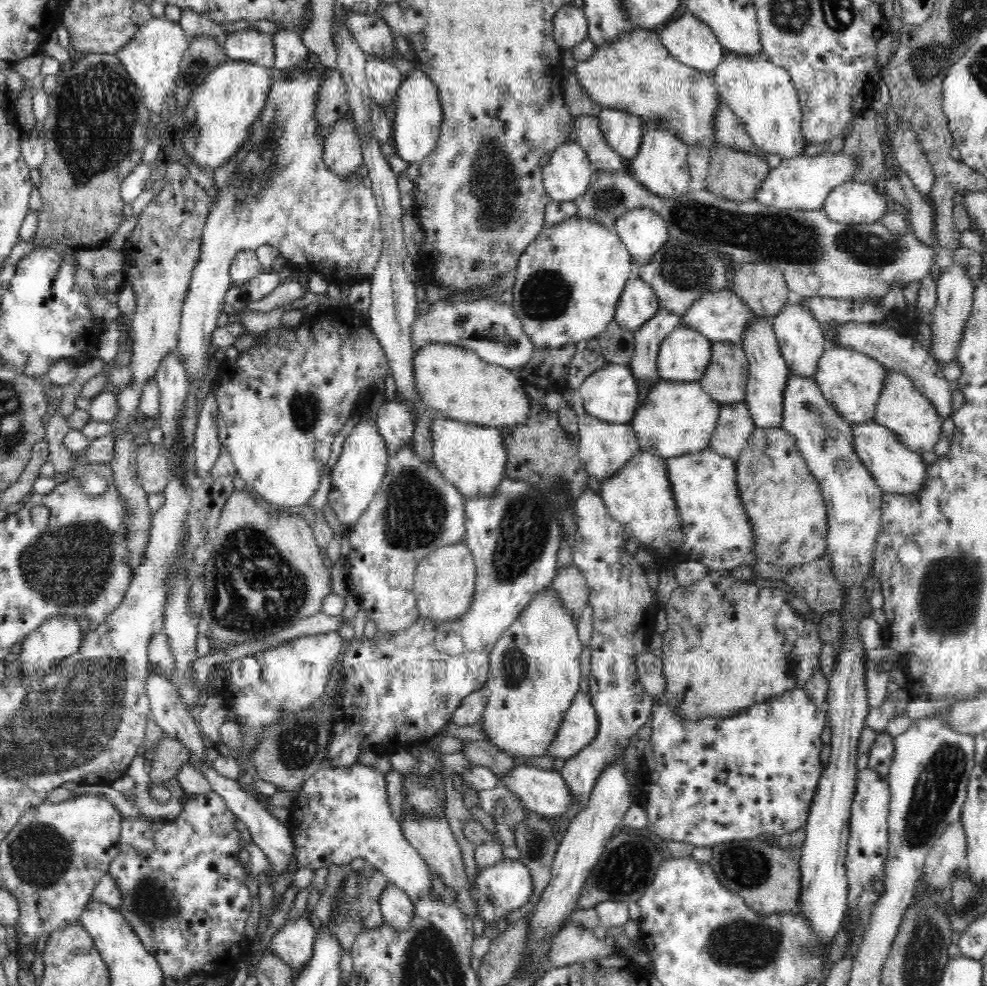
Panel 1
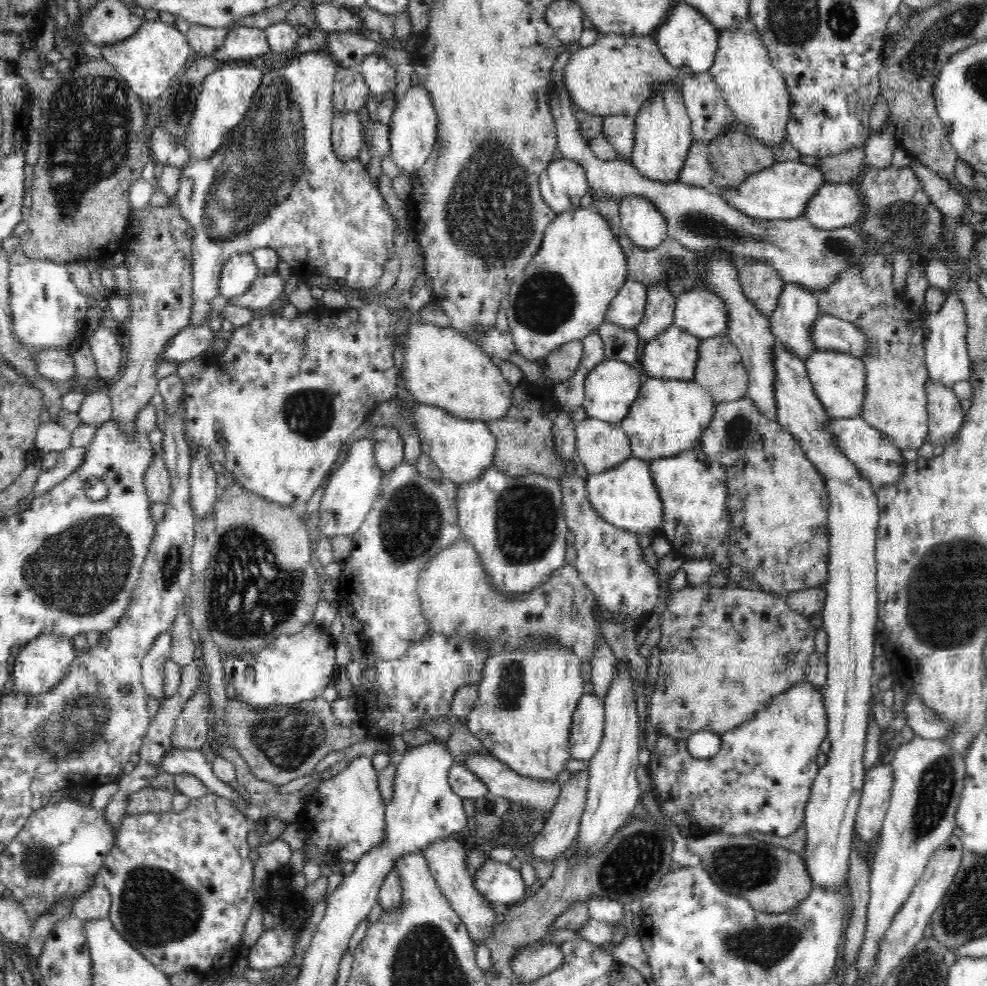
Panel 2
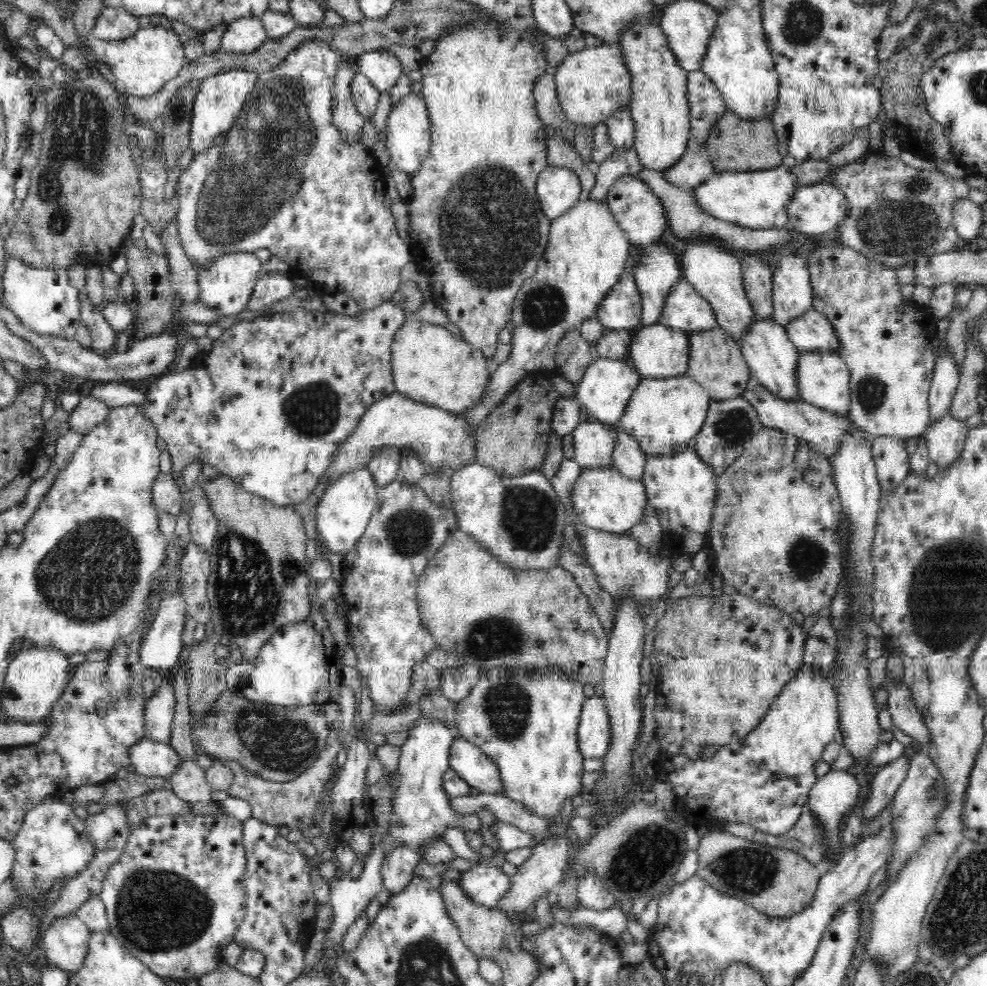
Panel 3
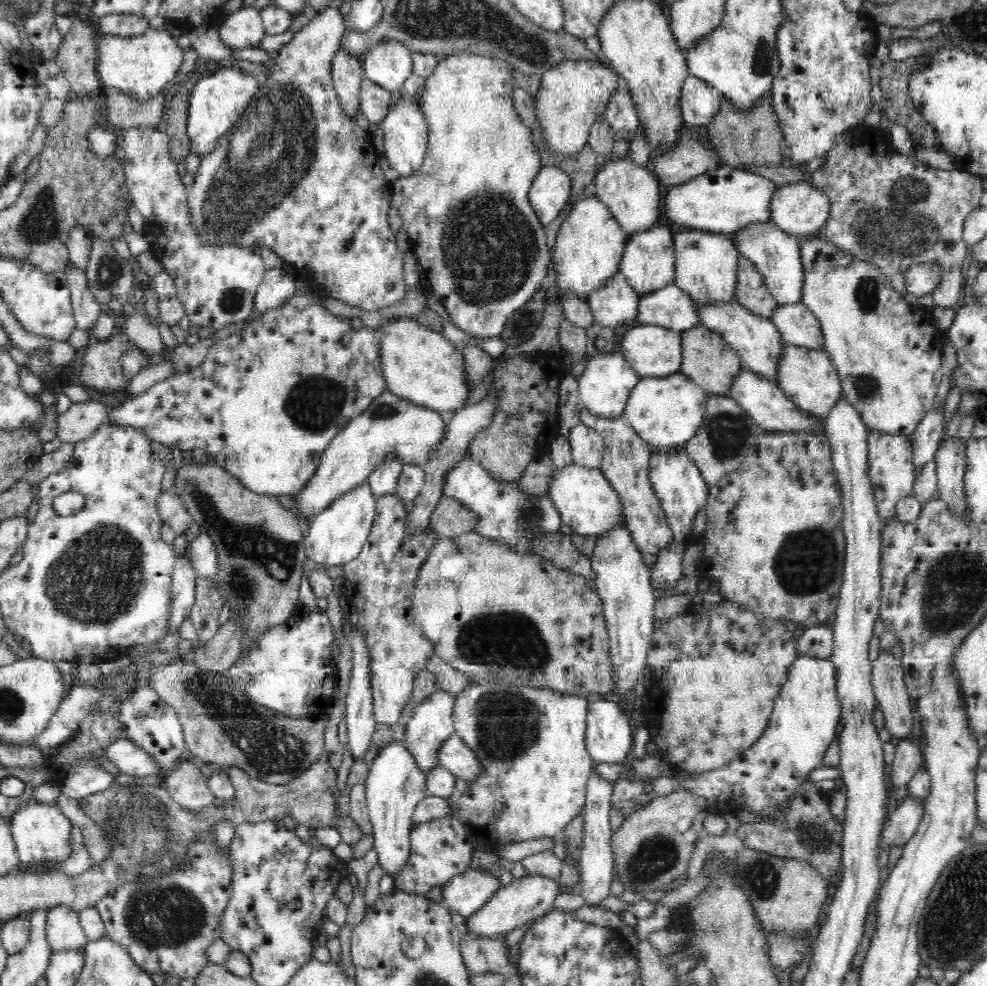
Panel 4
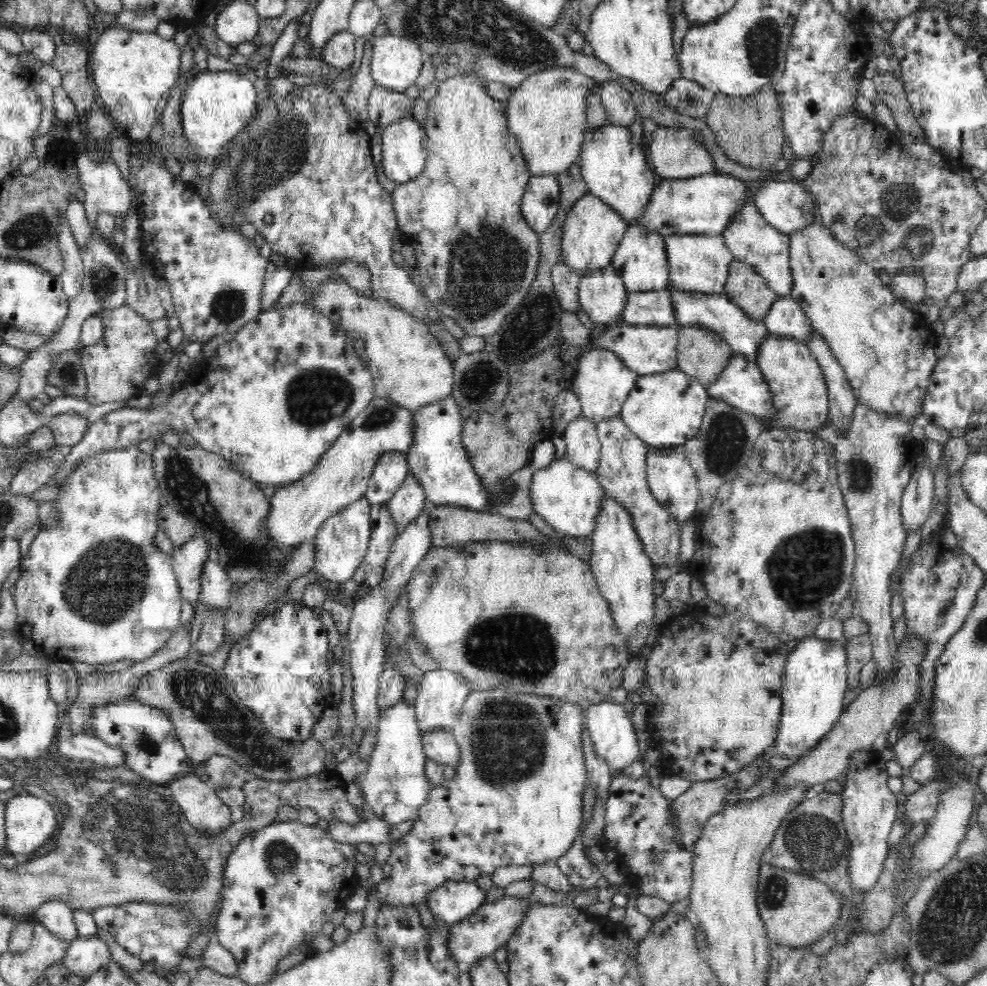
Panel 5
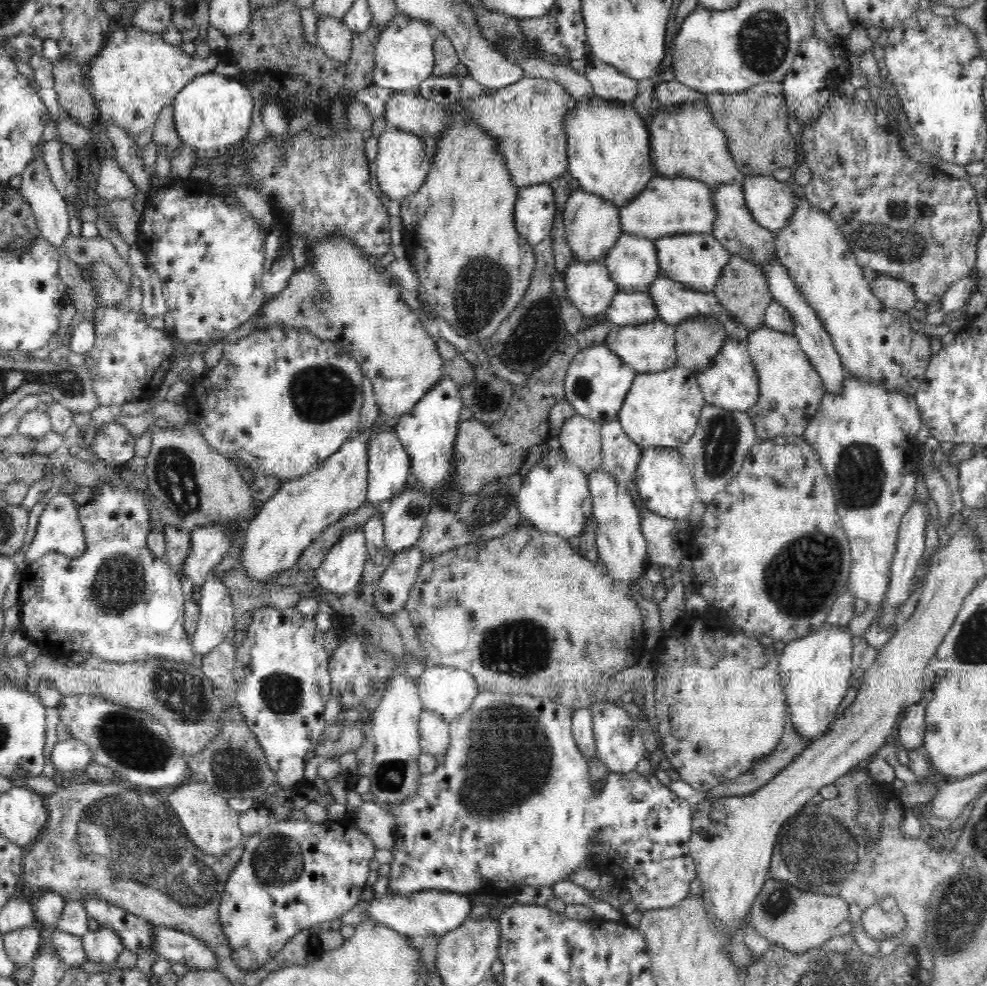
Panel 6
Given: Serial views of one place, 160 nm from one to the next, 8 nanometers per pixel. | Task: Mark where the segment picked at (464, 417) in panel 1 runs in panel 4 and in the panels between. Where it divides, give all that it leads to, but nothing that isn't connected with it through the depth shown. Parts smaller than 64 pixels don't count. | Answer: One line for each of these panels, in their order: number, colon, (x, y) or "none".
2: (441, 367)
3: (431, 365)
4: (422, 366)

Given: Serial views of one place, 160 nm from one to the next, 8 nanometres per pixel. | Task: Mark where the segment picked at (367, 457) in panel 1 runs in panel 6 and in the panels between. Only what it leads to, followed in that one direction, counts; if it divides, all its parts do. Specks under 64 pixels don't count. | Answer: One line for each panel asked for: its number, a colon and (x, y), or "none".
2: (351, 491)
3: (343, 513)
4: (335, 537)
5: (342, 541)
6: (341, 571)

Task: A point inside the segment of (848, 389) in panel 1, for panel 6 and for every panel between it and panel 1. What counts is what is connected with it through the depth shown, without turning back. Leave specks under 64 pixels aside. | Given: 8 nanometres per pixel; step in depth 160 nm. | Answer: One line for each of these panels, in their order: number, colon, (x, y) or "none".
2: (839, 380)
3: (823, 380)
4: (807, 376)
5: (799, 392)
6: (791, 391)

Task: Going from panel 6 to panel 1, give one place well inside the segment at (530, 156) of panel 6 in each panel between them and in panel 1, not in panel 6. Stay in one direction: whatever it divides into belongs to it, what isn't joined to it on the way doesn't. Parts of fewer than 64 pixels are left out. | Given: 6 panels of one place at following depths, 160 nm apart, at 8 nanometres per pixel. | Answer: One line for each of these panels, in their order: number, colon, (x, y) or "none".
1: (636, 73)
2: (616, 75)
3: (591, 84)
4: (573, 94)
5: (546, 113)

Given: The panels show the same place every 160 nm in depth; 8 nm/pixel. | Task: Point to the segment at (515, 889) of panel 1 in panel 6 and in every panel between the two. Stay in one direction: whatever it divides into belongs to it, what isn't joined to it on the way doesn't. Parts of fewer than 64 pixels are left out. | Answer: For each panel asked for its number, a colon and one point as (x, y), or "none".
2: (501, 885)
3: (484, 883)
4: (464, 894)
5: (450, 903)
6: (427, 913)

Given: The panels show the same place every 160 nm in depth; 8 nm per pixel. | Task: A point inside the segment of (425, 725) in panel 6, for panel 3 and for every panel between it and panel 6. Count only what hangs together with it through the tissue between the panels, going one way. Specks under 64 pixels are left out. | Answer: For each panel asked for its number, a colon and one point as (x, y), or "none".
3: (470, 762)
4: (453, 754)
5: (439, 745)

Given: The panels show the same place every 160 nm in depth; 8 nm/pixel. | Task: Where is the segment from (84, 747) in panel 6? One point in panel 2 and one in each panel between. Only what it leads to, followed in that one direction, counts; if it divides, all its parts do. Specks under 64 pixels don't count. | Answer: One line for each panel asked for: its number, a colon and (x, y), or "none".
2: (176, 761)
3: (149, 758)
4: (123, 753)
5: (79, 747)

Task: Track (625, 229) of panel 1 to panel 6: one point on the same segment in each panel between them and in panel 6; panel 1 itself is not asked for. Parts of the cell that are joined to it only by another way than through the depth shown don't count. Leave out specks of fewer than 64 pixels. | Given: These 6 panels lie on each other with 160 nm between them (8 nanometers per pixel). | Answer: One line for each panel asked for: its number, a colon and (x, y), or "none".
2: (643, 224)
3: (639, 212)
4: (632, 193)
5: (616, 171)
6: (608, 150)

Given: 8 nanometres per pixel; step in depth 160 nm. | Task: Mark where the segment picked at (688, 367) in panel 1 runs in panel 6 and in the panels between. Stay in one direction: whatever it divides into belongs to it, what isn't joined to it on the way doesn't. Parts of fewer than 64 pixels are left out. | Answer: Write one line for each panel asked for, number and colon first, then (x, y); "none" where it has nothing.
2: (673, 353)
3: (655, 351)
4: (651, 350)
5: (648, 349)
6: (650, 347)

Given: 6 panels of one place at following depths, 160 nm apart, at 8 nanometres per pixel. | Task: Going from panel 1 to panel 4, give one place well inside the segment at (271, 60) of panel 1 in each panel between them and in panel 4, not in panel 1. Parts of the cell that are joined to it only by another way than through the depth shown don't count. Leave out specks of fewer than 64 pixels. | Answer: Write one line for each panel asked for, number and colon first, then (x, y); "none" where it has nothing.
2: (243, 44)
3: (245, 35)
4: (243, 28)

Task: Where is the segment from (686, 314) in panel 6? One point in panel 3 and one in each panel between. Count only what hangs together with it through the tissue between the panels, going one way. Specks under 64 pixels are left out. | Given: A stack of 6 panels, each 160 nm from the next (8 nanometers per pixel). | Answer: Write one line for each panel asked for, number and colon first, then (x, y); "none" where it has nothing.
3: (772, 359)
4: (756, 339)
5: (716, 312)

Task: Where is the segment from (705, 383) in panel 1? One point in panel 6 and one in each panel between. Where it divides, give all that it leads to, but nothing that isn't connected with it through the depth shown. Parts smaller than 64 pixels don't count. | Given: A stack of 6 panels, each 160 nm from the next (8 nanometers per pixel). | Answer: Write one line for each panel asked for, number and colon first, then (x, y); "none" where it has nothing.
2: (719, 369)
3: (715, 362)
4: (708, 360)
5: (701, 353)
6: (697, 340)

